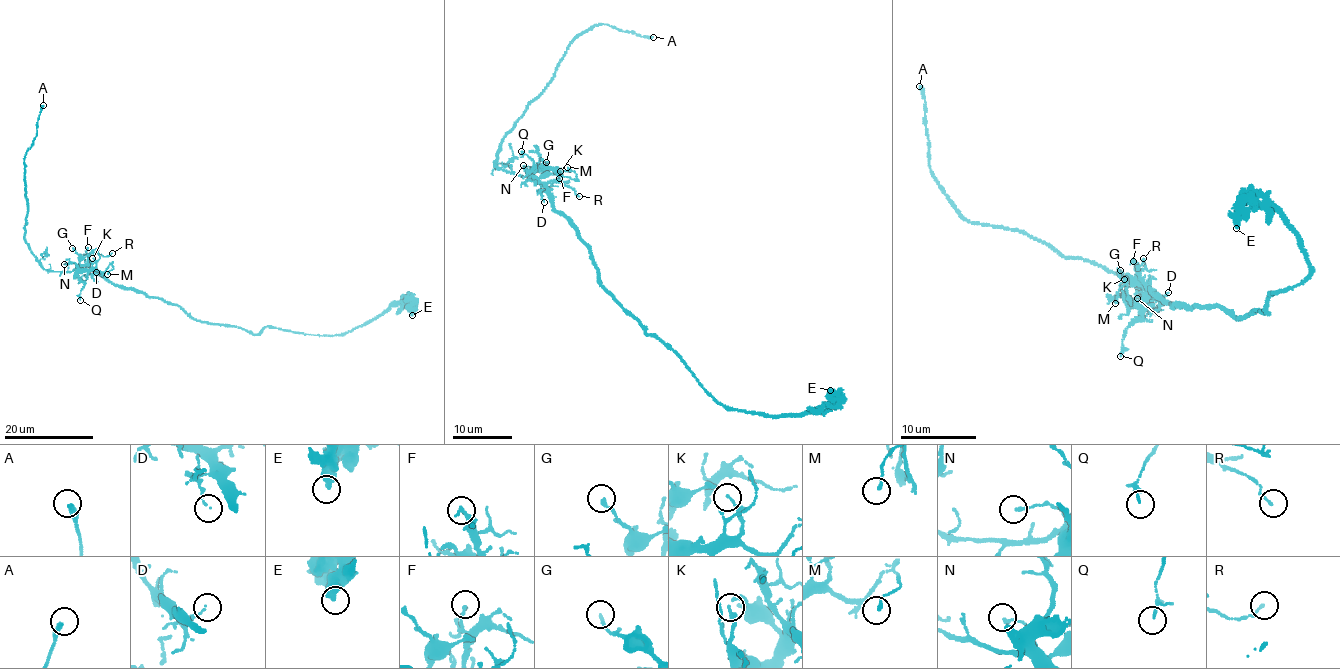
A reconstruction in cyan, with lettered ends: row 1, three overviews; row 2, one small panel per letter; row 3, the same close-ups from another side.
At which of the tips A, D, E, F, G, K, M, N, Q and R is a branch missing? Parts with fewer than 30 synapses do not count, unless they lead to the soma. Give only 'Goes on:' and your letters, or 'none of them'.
Goes on: A

